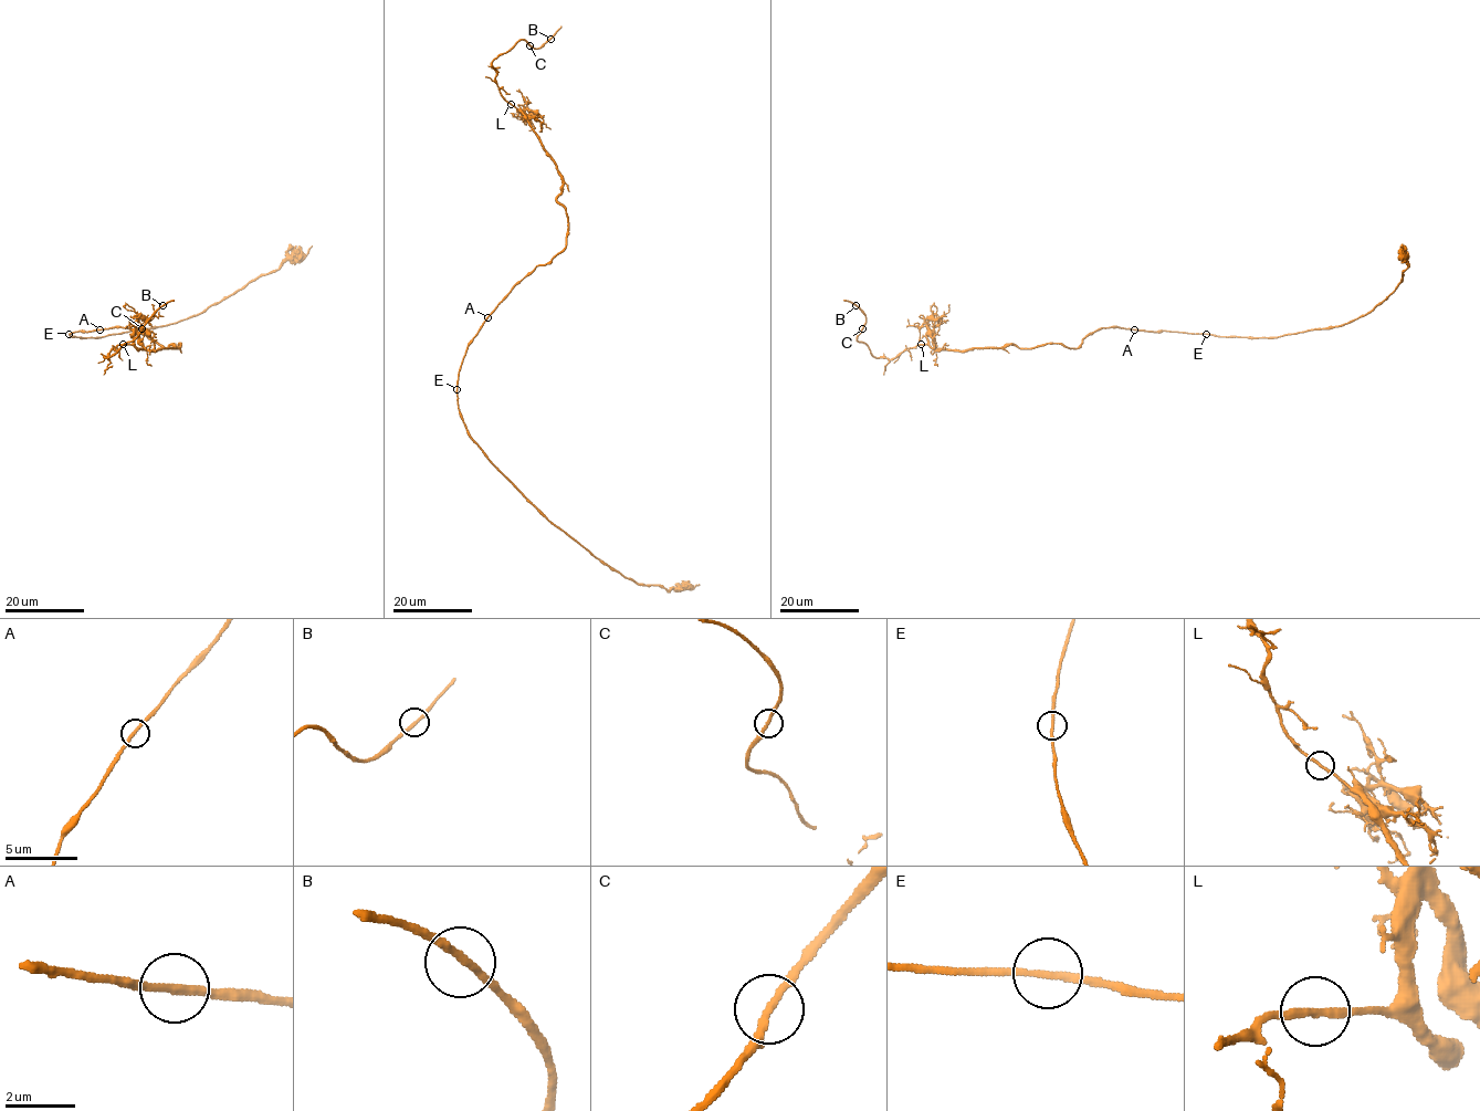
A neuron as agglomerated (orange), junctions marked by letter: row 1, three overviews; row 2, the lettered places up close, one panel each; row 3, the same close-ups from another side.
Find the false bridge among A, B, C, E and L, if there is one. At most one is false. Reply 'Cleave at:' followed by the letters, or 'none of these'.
Cleave at: none of these

